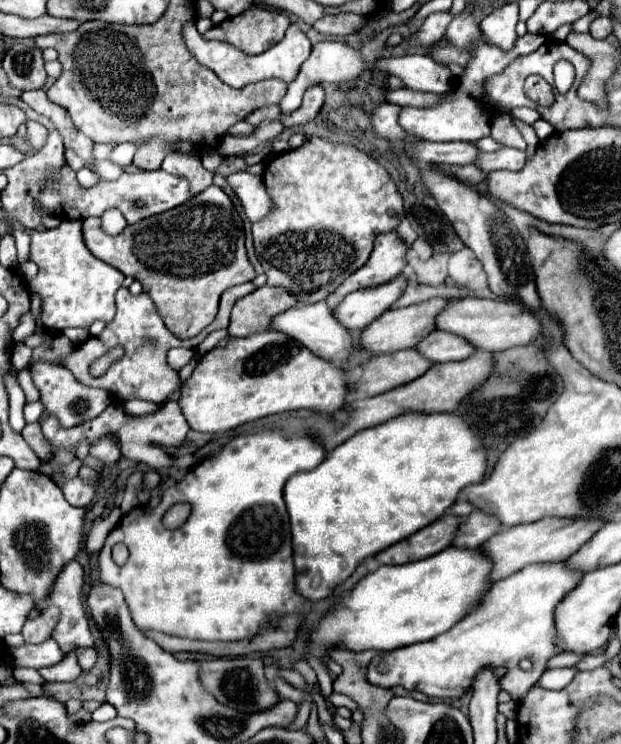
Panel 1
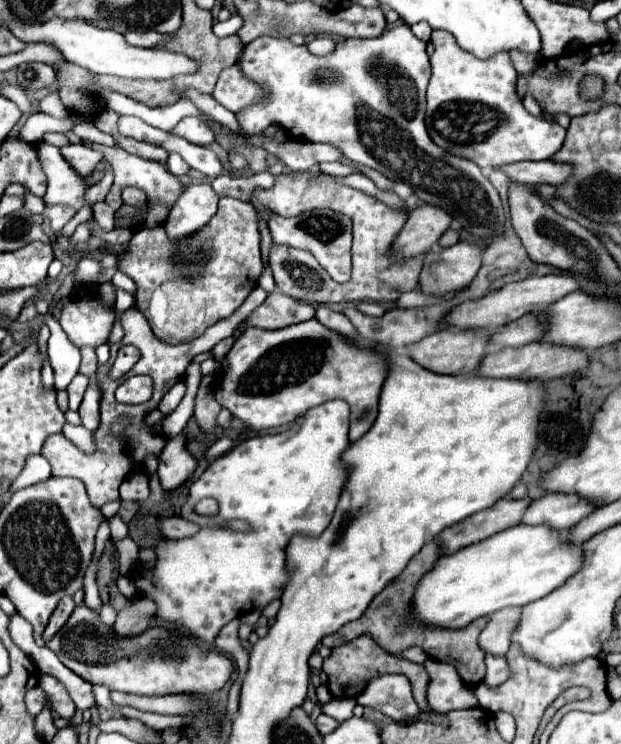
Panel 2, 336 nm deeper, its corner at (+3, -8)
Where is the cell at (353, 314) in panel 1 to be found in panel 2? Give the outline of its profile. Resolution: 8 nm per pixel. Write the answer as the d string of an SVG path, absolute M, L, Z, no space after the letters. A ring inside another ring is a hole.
M458 242L450 248L442 248L442 250L430 250L424 256L424 266L420 272L420 292L422 294L430 294L430 296L444 296L446 292L456 292L464 286L468 286L476 272L480 270L480 262L482 262L482 248L476 244L468 244L468 242Z

